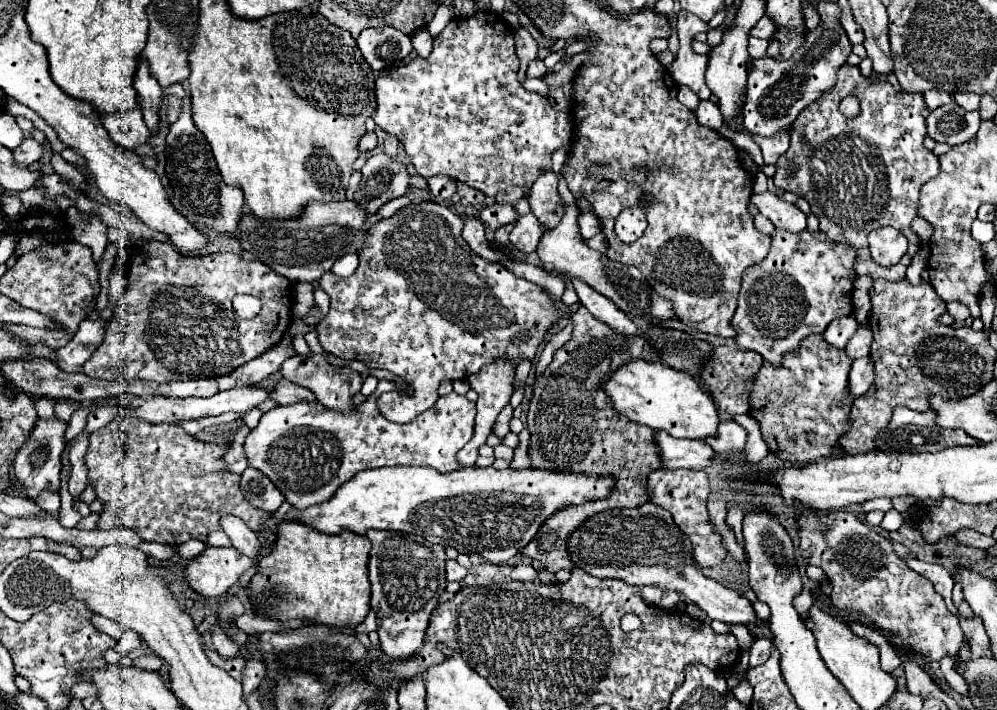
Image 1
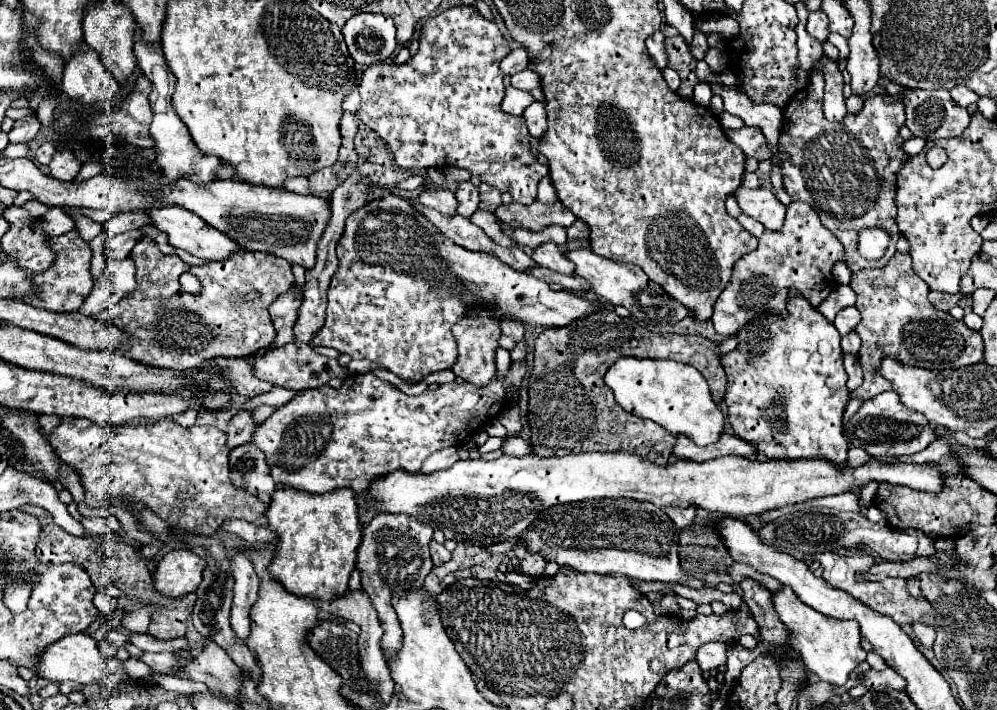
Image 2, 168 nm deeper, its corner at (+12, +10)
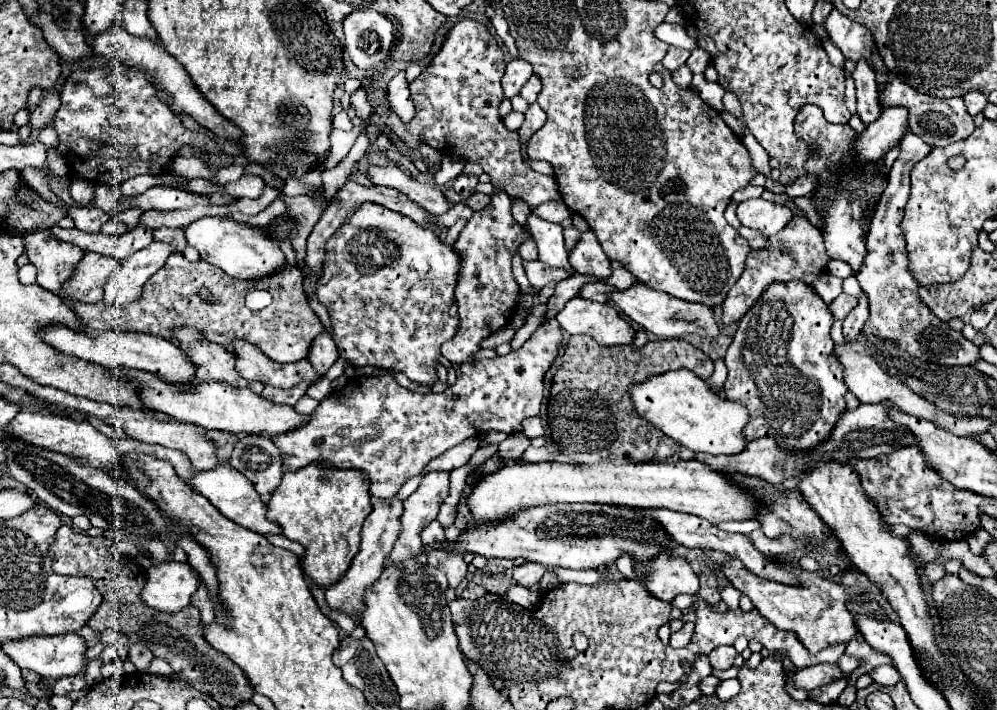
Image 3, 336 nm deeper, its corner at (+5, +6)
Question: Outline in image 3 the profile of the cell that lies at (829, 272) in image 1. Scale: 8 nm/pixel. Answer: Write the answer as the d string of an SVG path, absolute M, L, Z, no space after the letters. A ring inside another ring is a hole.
M795 216L785 230L781 230L775 236L769 236L769 246L761 250L751 250L749 258L745 262L745 270L741 278L733 284L729 290L725 302L723 302L723 318L721 322L725 326L739 322L757 298L773 284L773 282L789 282L789 280L803 280L803 282L815 282L823 274L823 268L829 264L829 254L823 246L823 234L817 226L813 226L807 216Z

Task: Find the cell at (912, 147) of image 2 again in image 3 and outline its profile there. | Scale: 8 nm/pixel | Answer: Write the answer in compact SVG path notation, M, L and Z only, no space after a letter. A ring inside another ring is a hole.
M907 132L903 136L901 154L891 166L889 184L873 214L867 236L869 254L865 258L863 268L855 274L863 292L869 298L869 312L871 312L869 320L863 326L863 334L889 340L915 358L923 358L943 366L969 366L981 358L979 348L973 342L967 342L967 338L963 338L959 330L953 330L949 328L947 322L941 322L925 306L925 302L921 302L917 294L921 284L913 278L913 272L909 270L909 256L905 250L905 238L901 234L901 214L909 198L909 172L929 152L931 146L921 142L921 138L915 136L913 132Z

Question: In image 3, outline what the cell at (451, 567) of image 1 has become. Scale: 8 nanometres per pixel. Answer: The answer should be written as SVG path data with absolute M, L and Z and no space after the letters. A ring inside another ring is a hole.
M435 520L435 522L431 522L427 528L425 528L425 532L421 532L423 536L423 544L425 546L433 546L433 544L443 544L445 542L445 532L443 532L443 528L441 528L441 524Z

